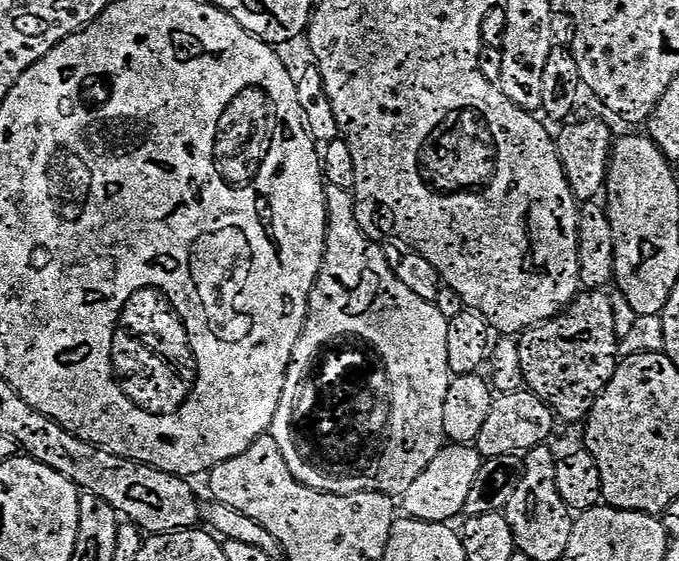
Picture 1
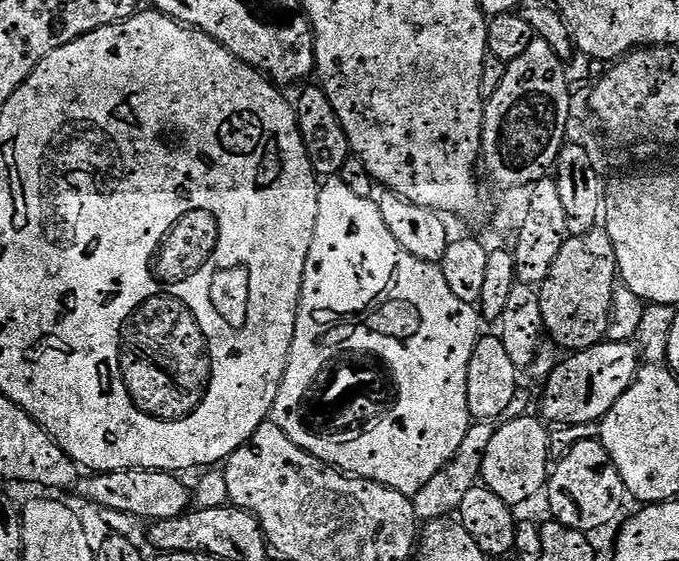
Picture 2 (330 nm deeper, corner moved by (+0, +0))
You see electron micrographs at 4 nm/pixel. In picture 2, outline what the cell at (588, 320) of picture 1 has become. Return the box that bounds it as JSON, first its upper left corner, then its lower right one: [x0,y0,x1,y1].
[539,226,618,352]

